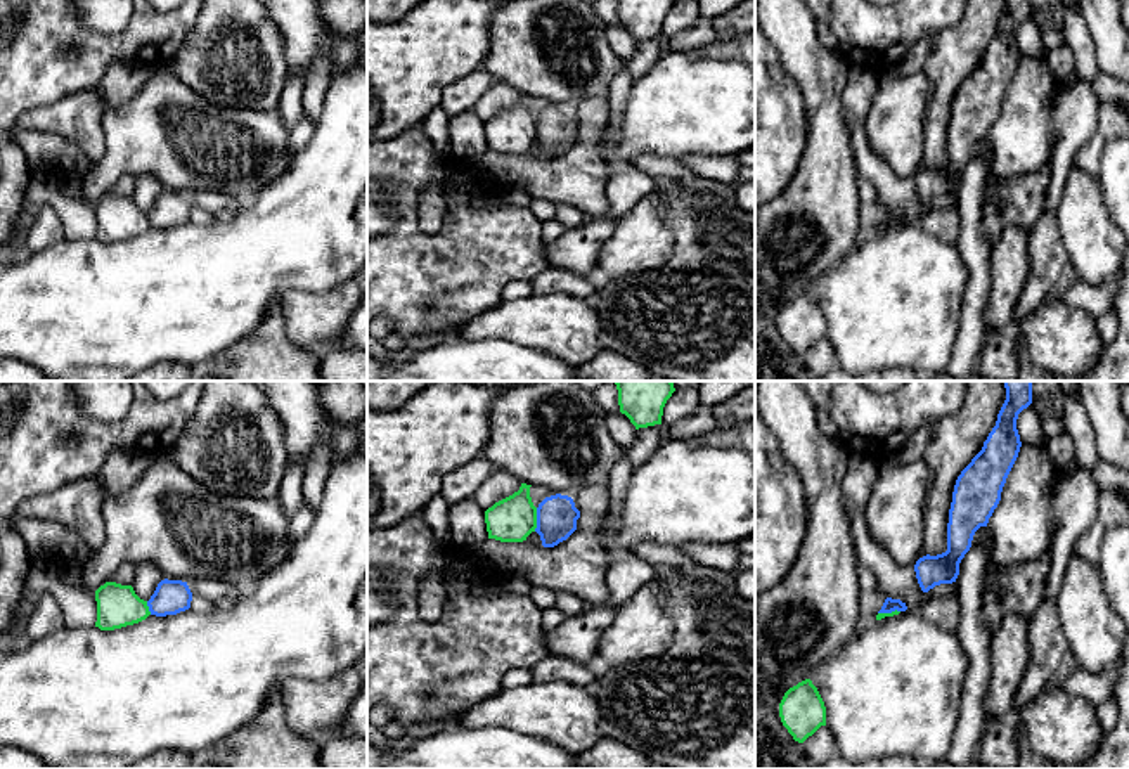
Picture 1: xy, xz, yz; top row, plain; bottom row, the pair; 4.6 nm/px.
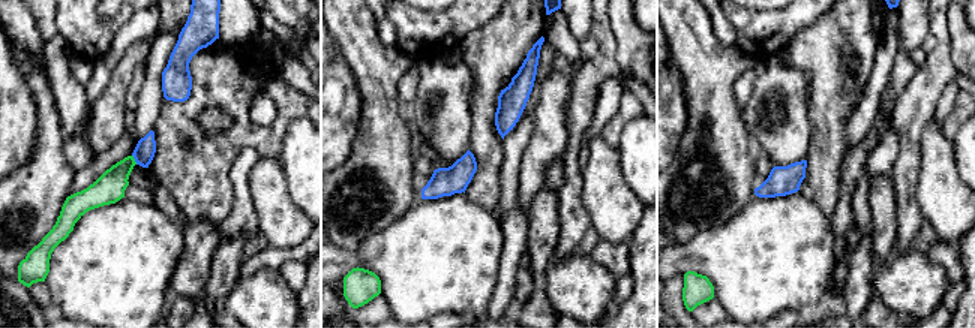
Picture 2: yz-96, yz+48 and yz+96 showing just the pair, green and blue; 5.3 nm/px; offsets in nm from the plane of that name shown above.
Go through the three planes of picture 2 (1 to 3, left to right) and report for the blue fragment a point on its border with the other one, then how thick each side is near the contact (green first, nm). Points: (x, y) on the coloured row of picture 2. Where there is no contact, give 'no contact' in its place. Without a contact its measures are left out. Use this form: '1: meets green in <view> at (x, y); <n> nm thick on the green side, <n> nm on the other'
1: meets green in yz-96 at (134, 159); 160 nm thick on the green side, 110 nm on the other
2: no contact
3: no contact

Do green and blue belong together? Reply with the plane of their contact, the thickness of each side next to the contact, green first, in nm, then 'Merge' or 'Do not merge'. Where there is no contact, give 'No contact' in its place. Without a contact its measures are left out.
Touches green in xz. Thickness 200 nm (green) against 190 nm. Do not merge

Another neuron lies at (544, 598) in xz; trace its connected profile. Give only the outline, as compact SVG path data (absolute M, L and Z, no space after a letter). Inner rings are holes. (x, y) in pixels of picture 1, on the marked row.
M533 585L528 596L540 610L547 610L556 604L556 592L542 585Z

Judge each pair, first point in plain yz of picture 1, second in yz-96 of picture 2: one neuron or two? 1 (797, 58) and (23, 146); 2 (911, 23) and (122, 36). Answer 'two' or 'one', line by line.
1: two
2: two

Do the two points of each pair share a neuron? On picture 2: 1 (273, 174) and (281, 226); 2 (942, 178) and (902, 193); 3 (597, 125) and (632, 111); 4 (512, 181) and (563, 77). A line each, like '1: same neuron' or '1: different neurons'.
1: same neuron
2: different neurons
3: different neurons
4: different neurons

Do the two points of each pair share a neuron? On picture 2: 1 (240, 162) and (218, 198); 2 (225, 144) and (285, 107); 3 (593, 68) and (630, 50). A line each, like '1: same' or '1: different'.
1: different
2: same
3: different

